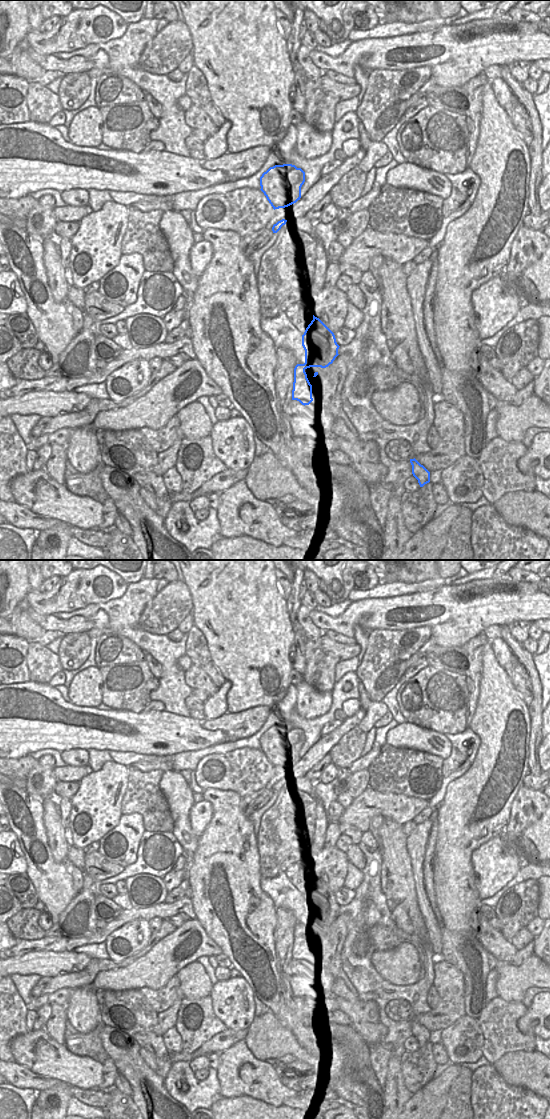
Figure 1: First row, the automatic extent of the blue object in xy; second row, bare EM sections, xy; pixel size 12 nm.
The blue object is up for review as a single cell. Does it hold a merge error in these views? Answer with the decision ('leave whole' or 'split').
split

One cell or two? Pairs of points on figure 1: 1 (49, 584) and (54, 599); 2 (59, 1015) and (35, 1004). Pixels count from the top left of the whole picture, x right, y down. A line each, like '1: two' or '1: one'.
1: two
2: two

